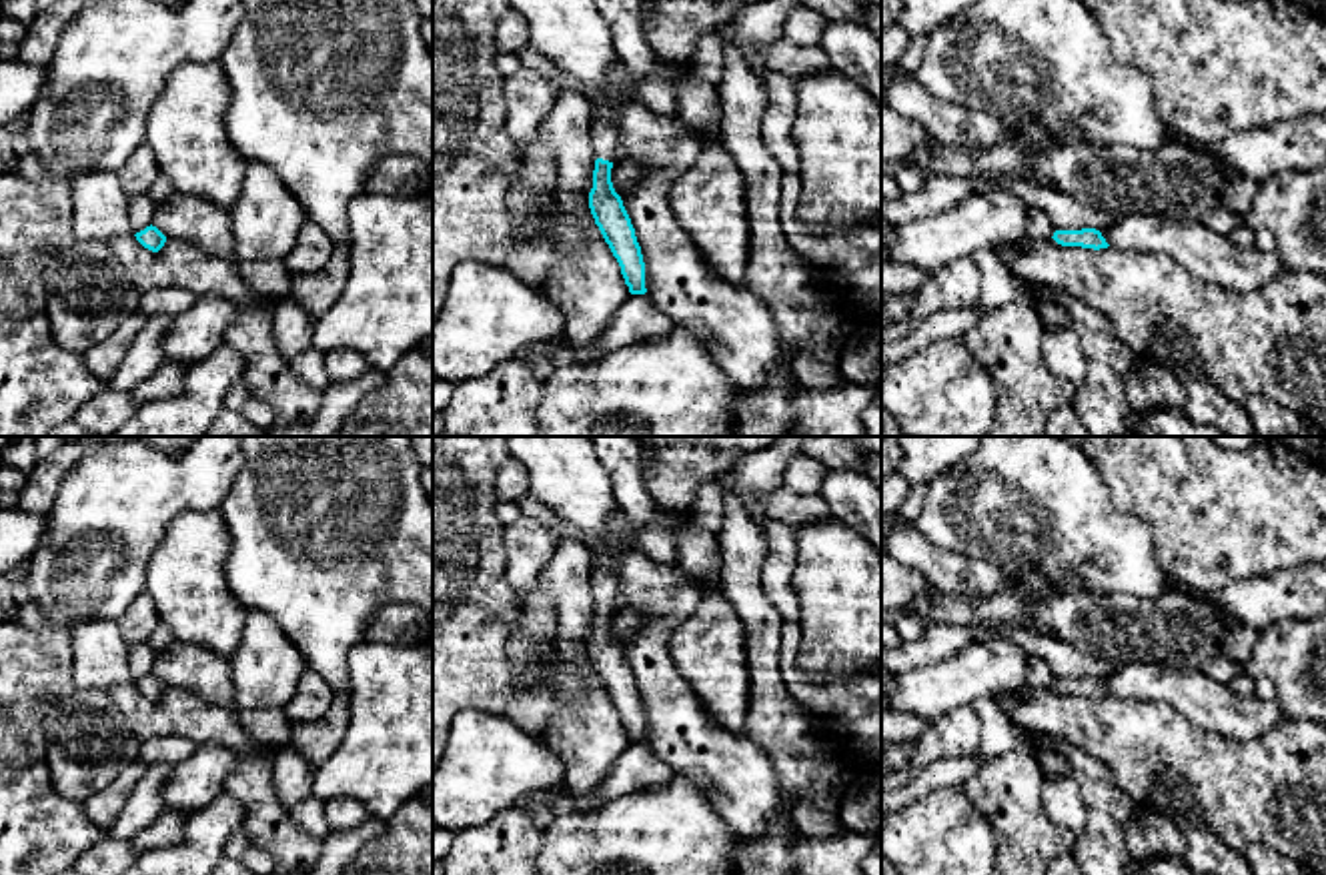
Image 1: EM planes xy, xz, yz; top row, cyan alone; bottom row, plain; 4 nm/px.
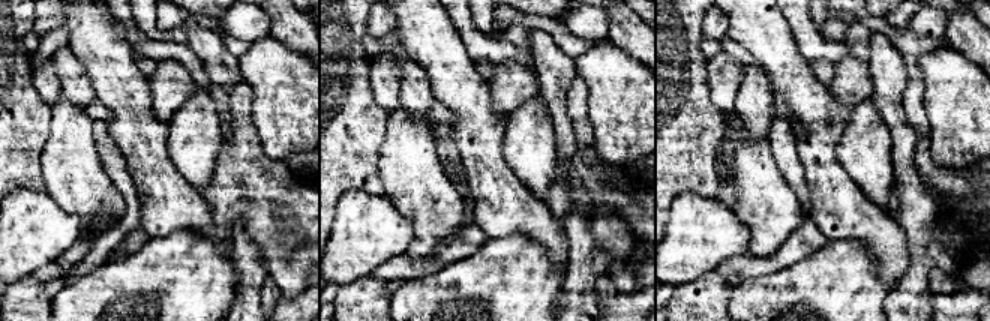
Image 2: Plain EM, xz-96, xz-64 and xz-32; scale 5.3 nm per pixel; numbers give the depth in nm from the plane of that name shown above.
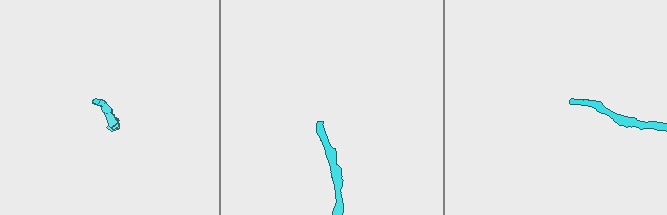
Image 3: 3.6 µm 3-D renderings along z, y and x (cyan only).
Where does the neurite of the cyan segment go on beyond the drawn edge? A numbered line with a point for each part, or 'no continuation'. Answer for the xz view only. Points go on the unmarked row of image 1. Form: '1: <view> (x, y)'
1: xz (603, 573)

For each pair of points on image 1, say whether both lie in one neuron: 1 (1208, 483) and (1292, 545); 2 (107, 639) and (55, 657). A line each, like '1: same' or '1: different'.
1: same
2: different

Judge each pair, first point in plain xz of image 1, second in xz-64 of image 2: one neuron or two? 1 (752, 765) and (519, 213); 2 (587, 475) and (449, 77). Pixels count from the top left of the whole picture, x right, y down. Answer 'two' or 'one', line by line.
1: one
2: one

